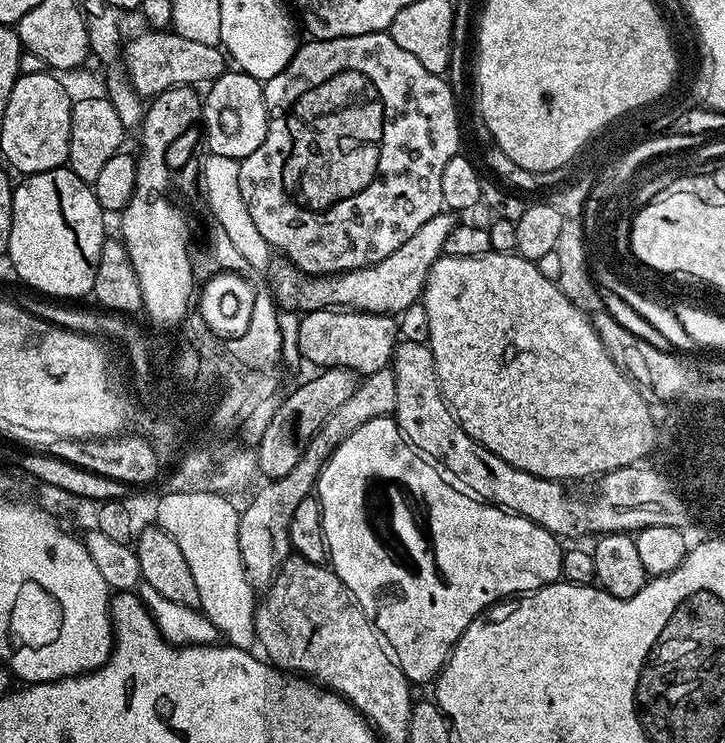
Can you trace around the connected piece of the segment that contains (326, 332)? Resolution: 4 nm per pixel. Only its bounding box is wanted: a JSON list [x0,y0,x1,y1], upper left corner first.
[298,308,398,377]

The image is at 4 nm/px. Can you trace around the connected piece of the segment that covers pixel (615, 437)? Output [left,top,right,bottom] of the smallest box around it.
[422,251,658,482]

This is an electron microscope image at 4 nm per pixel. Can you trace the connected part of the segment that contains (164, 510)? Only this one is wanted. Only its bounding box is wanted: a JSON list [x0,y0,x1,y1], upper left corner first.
[155,493,258,652]

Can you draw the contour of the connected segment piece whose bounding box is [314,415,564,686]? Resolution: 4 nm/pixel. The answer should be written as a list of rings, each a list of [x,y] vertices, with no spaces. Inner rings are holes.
[[[391,415],[372,418],[370,422],[363,423],[358,430],[354,430],[333,450],[321,468],[314,495],[319,500],[322,510],[322,530],[324,531],[324,541],[328,547],[332,571],[348,587],[348,593],[355,600],[356,605],[368,615],[369,620],[380,631],[397,666],[400,667],[409,684],[413,686],[424,684],[427,680],[428,683],[435,681],[436,675],[447,662],[448,655],[452,653],[452,648],[458,642],[458,638],[468,629],[470,622],[477,614],[491,607],[494,602],[515,597],[517,594],[531,594],[537,589],[544,588],[547,584],[557,583],[561,579],[560,567],[564,552],[562,547],[560,548],[561,541],[557,537],[532,520],[516,516],[502,507],[485,504],[483,500],[475,500],[473,496],[467,496],[454,490],[454,486],[450,486],[450,482],[446,482],[442,478],[442,474],[435,464],[425,460],[409,444],[407,438],[400,433],[400,428]]]

